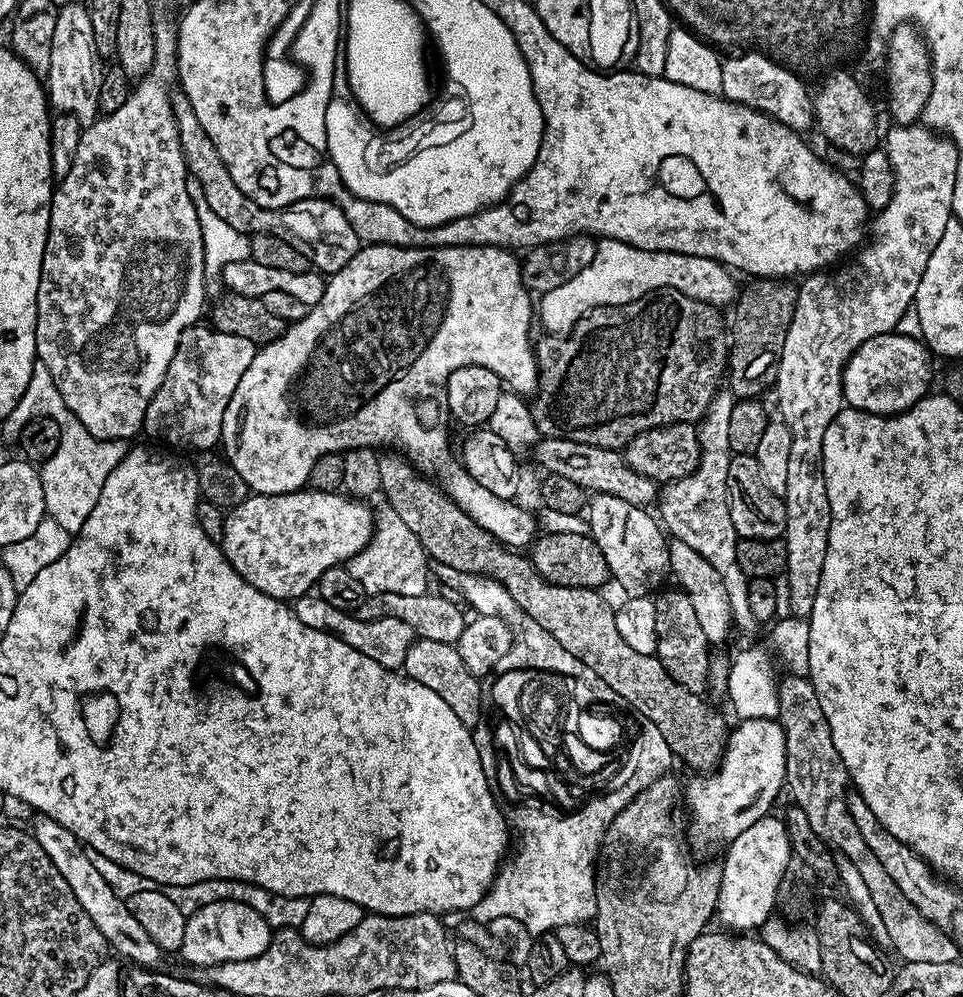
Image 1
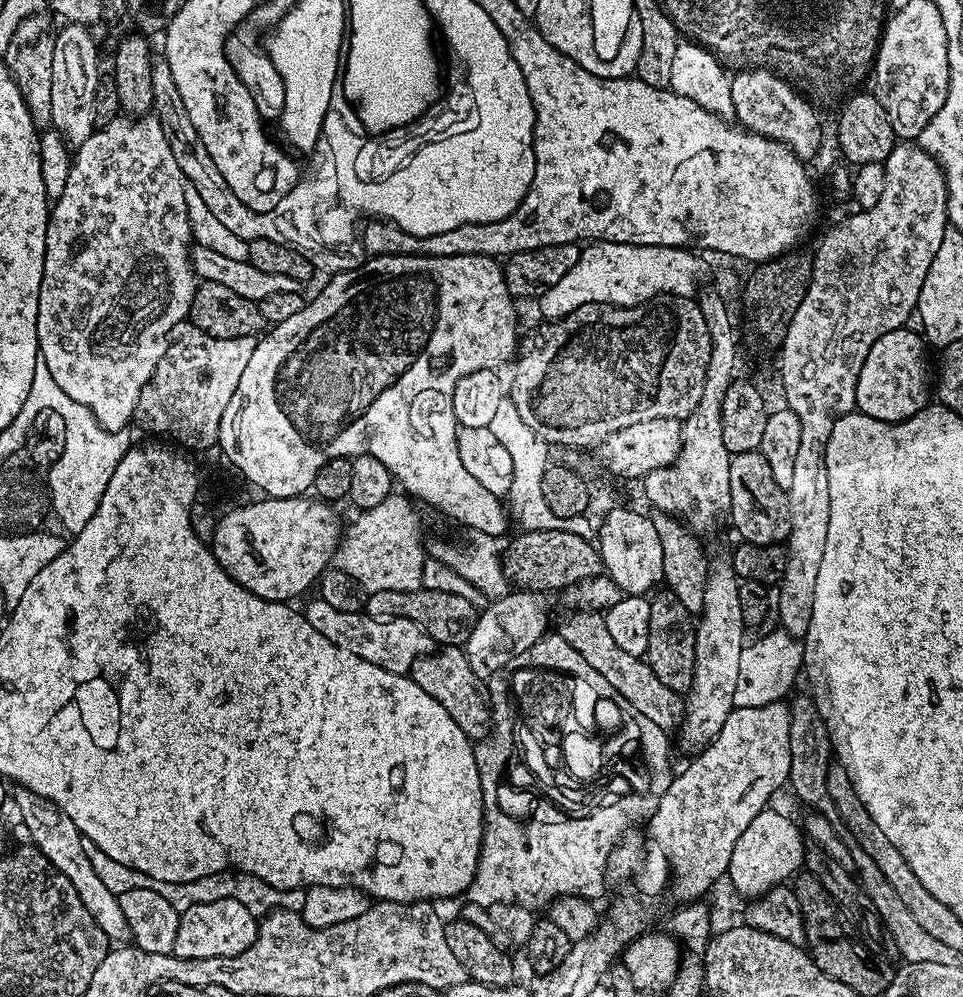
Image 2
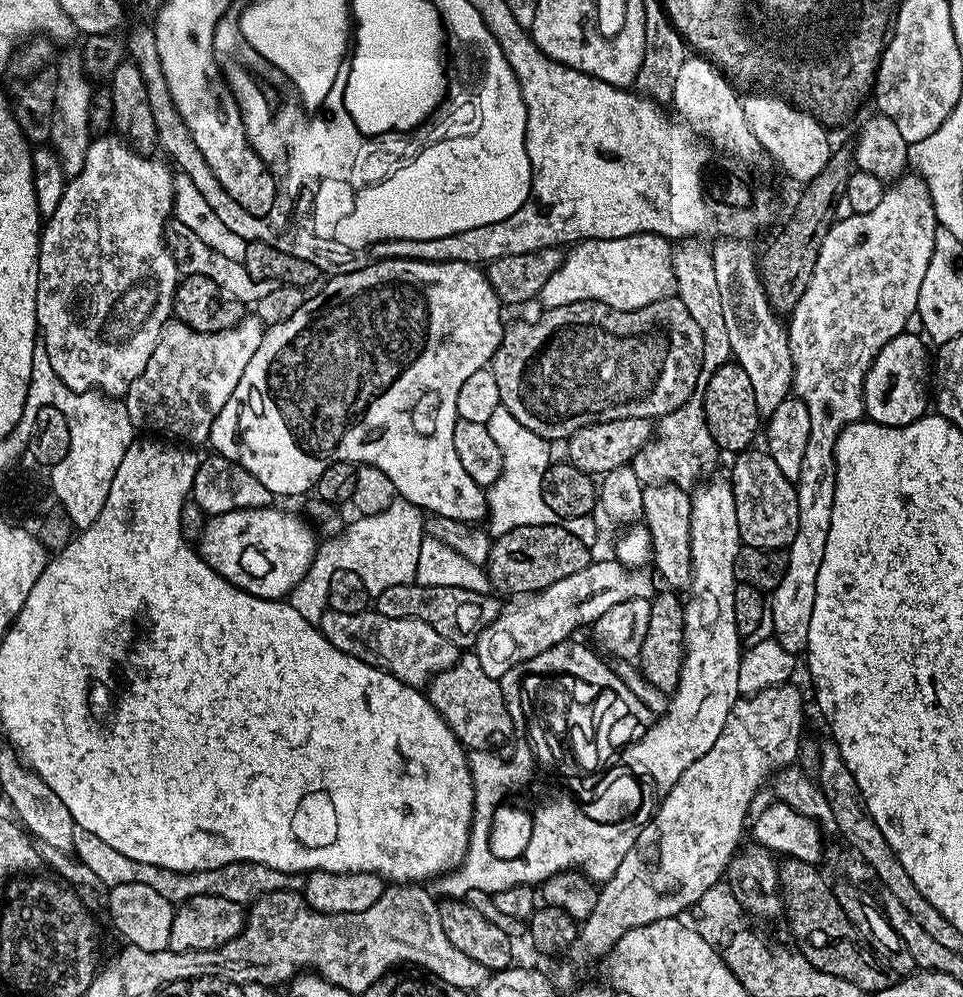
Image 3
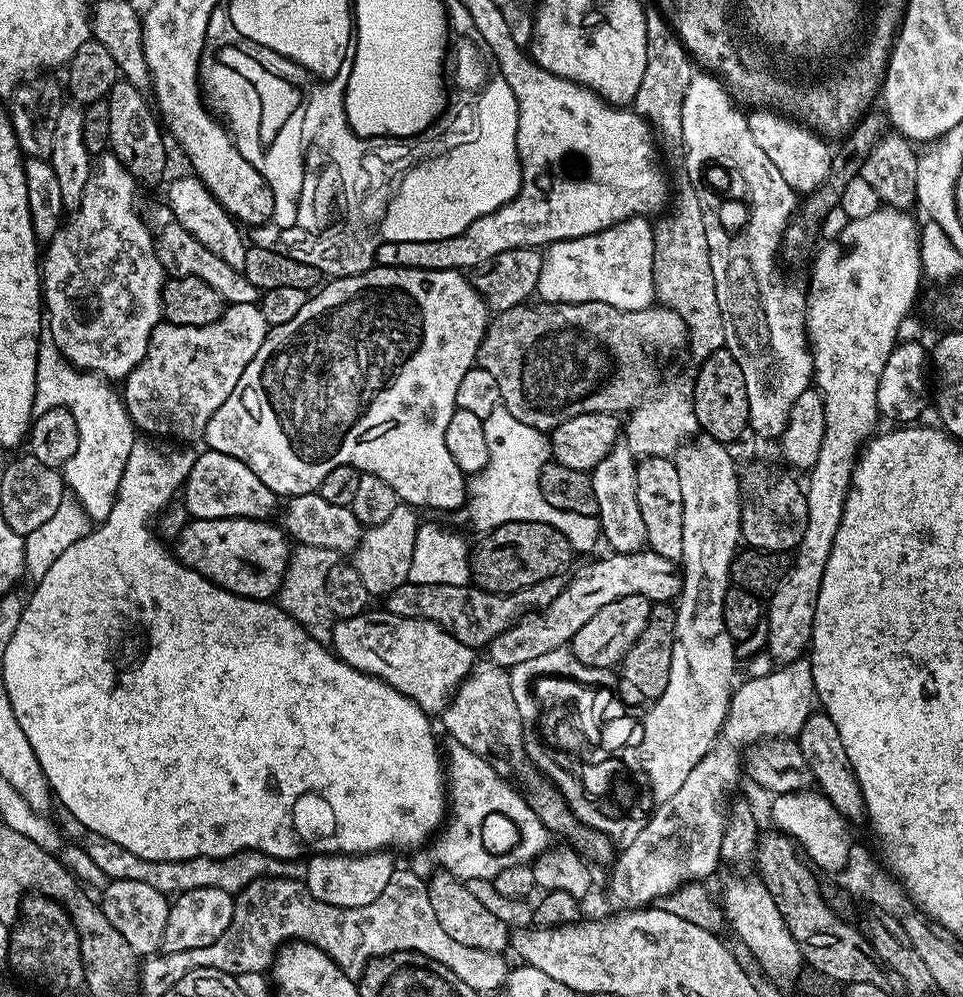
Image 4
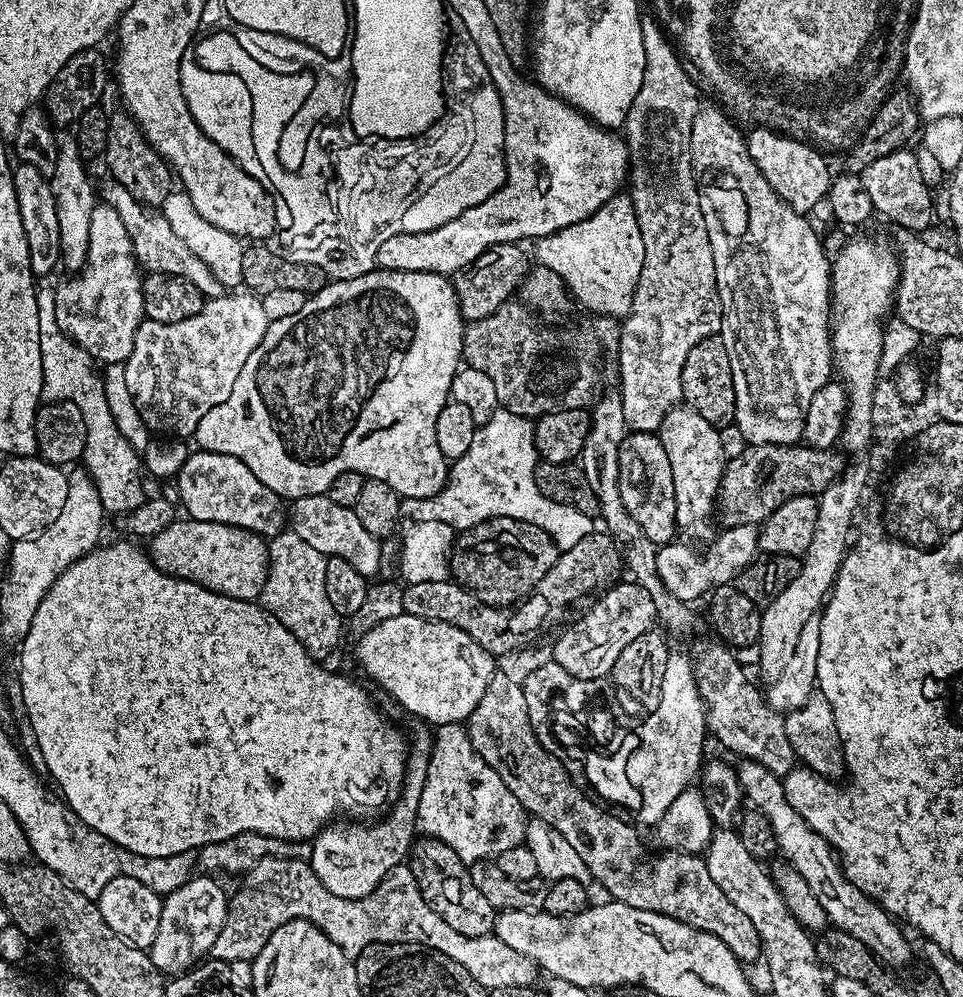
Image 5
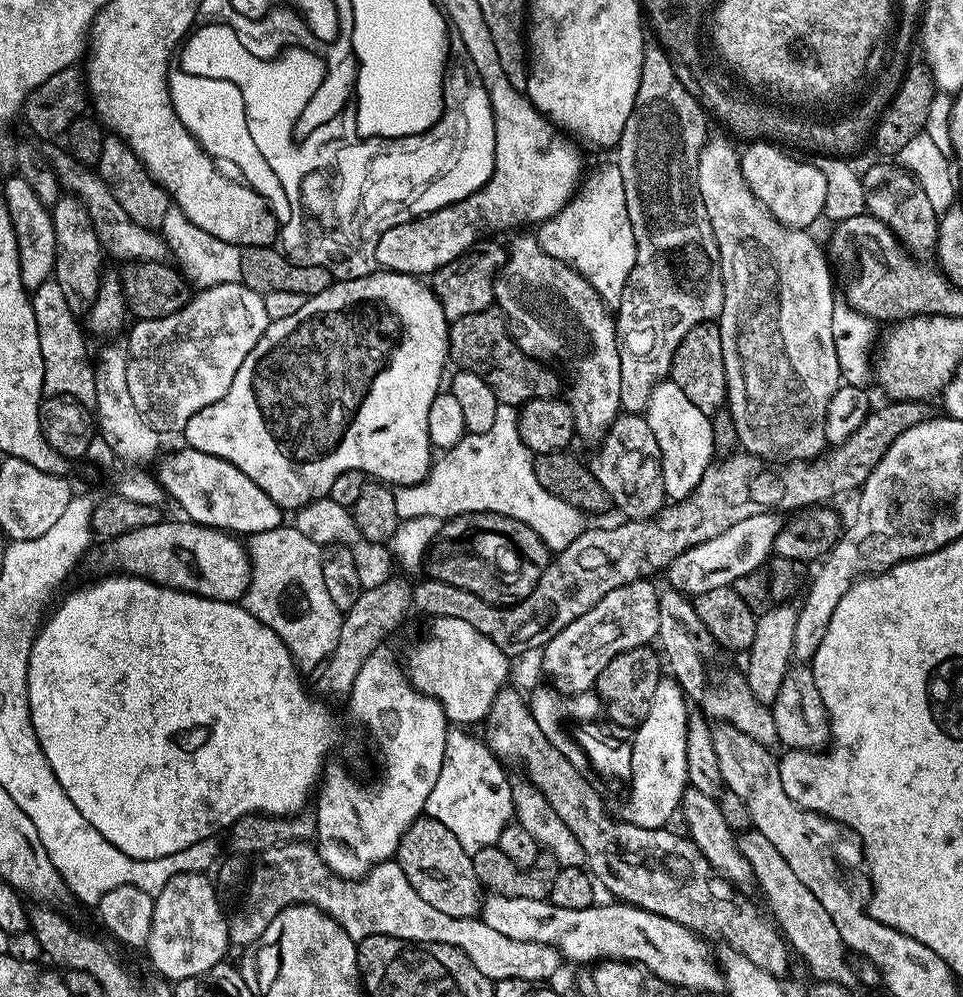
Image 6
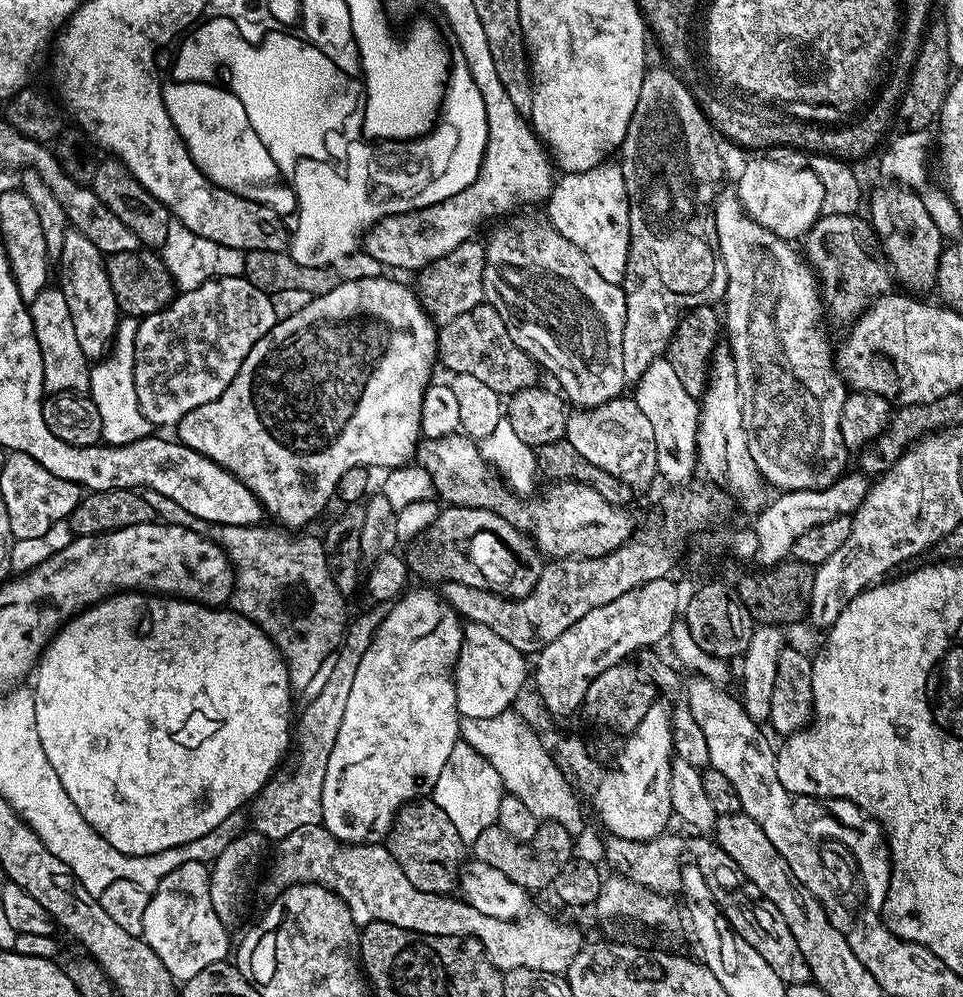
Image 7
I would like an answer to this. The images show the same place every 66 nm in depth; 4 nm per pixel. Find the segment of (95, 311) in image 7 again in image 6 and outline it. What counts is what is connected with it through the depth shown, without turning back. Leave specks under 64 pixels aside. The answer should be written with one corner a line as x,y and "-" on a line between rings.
62,194
55,204
51,205
54,222
54,242
56,243
56,270
54,278
66,294
66,302
73,312
80,314
91,308
102,283
100,271
104,268
106,252
98,234
90,222
88,208
71,194

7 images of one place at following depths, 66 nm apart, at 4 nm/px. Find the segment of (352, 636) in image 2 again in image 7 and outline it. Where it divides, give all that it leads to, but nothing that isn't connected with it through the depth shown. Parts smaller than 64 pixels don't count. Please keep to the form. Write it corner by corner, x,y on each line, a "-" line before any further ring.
481,624
463,625
463,644
460,656
454,667
454,681
457,692
457,710
463,718
494,718
509,711
515,702
515,696
526,688
530,680
530,664
527,664
525,653
519,652
506,638
494,634
490,626

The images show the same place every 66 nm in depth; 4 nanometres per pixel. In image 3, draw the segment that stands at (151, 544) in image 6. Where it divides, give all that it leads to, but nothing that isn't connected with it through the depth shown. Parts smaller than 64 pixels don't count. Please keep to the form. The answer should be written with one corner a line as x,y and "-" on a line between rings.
277,506
267,508
243,508
230,510
226,514
208,516
198,541
200,557
205,560
218,575
226,578
236,588
267,600
282,600
291,593
298,582
310,570
312,559
316,557
318,536
303,515
295,516
292,512
283,512

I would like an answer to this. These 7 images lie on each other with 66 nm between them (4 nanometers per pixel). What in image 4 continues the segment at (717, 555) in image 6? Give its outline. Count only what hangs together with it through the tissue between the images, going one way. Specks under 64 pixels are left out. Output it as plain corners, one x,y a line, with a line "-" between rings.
651,550
633,553
611,553
596,561
586,572
564,586
554,602
520,618
514,626
505,627
488,645
489,661
505,670
522,662
533,661
543,654
569,645
574,634
590,622
602,607
618,598
639,594
652,603
671,603
683,588
683,577
675,561

